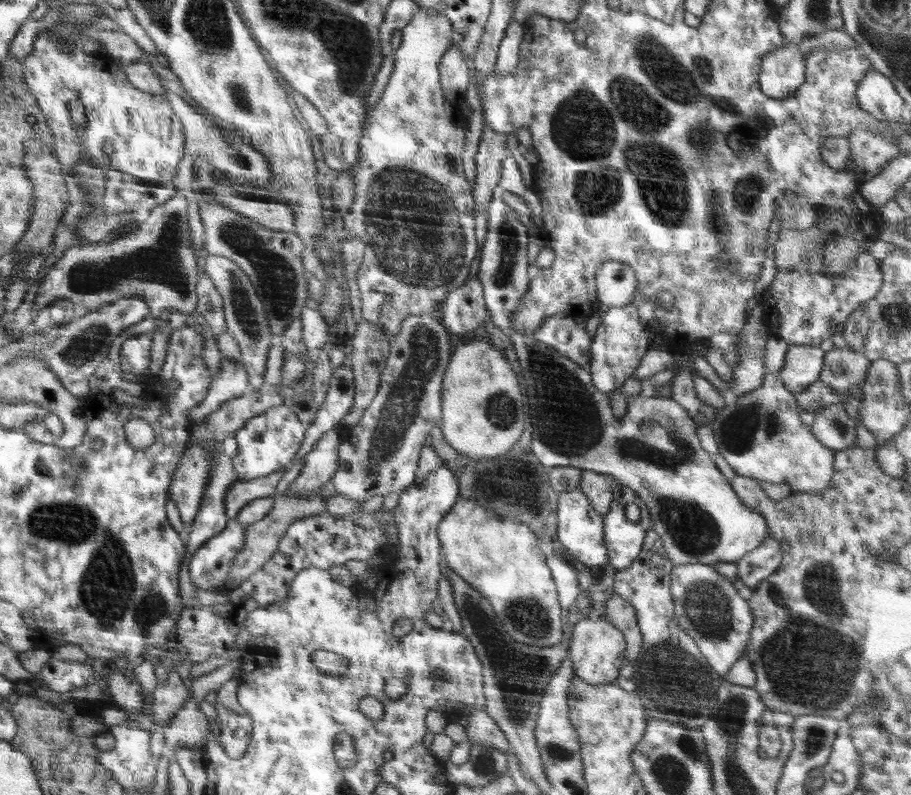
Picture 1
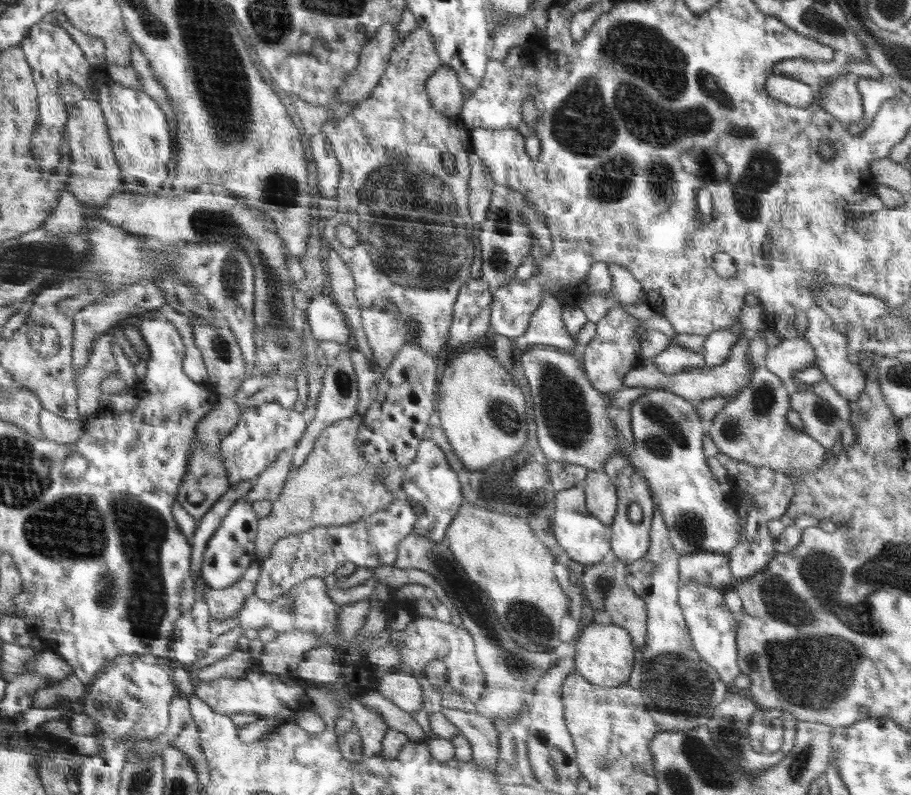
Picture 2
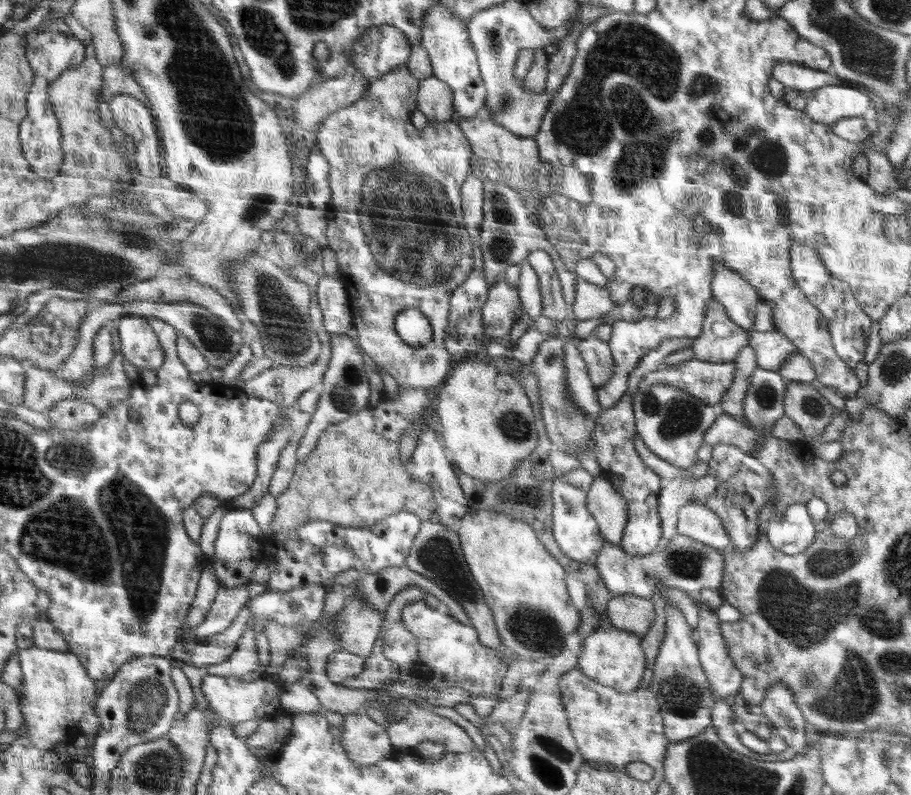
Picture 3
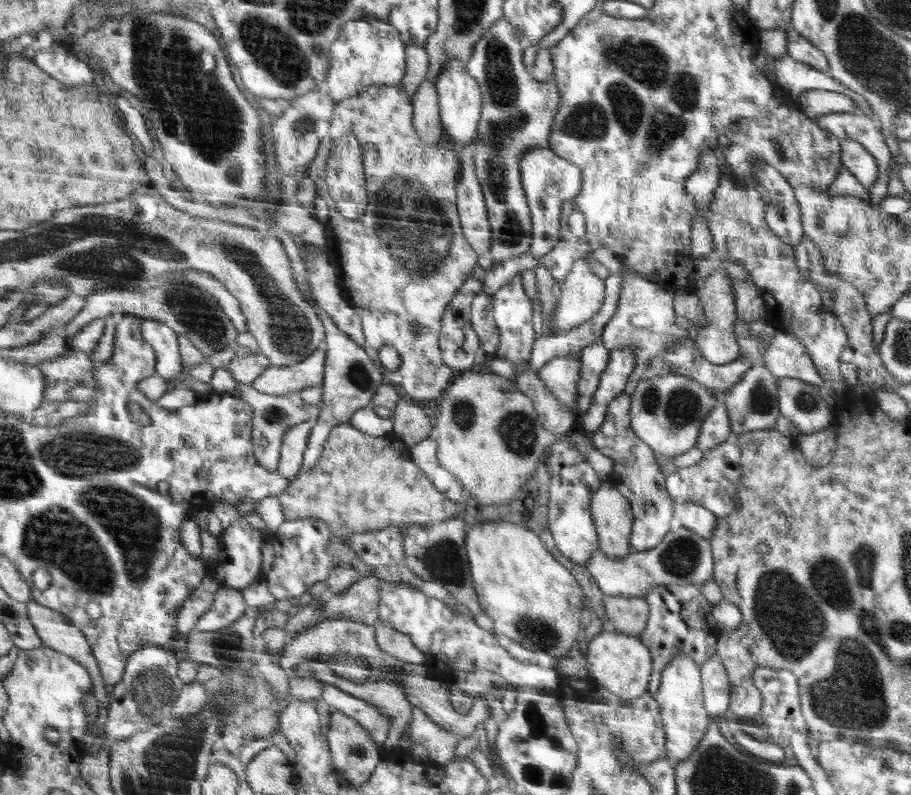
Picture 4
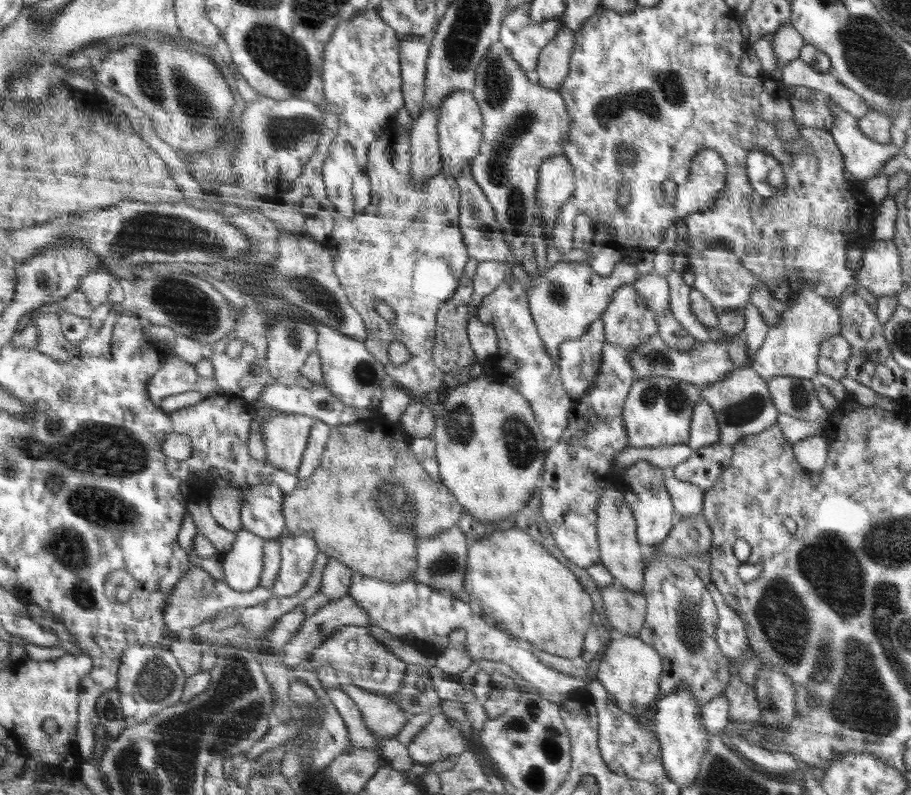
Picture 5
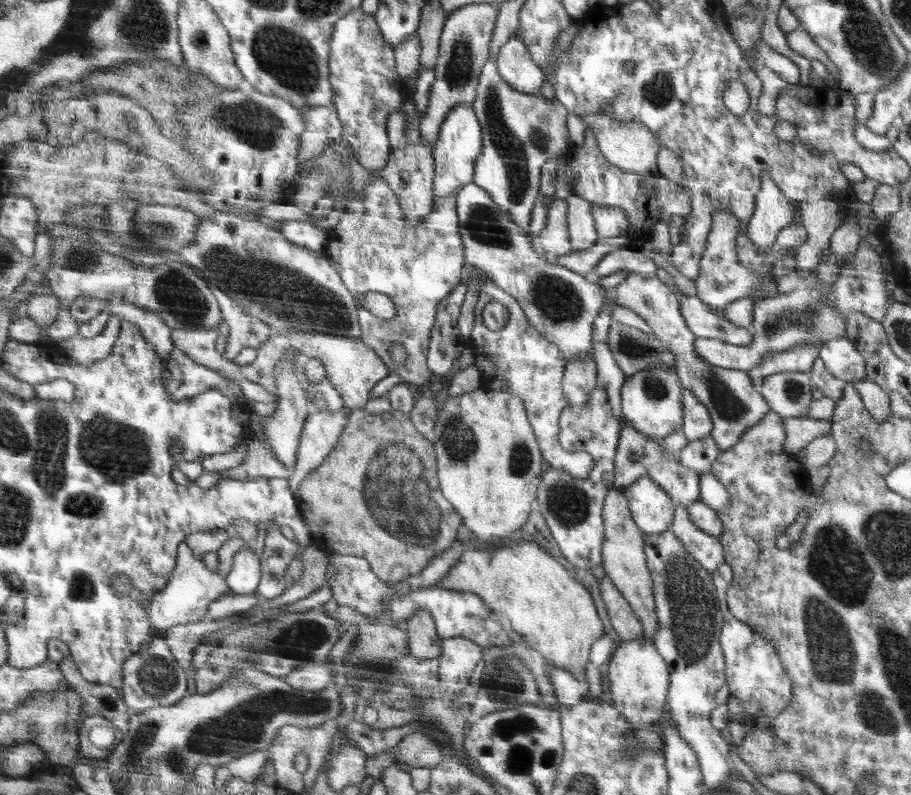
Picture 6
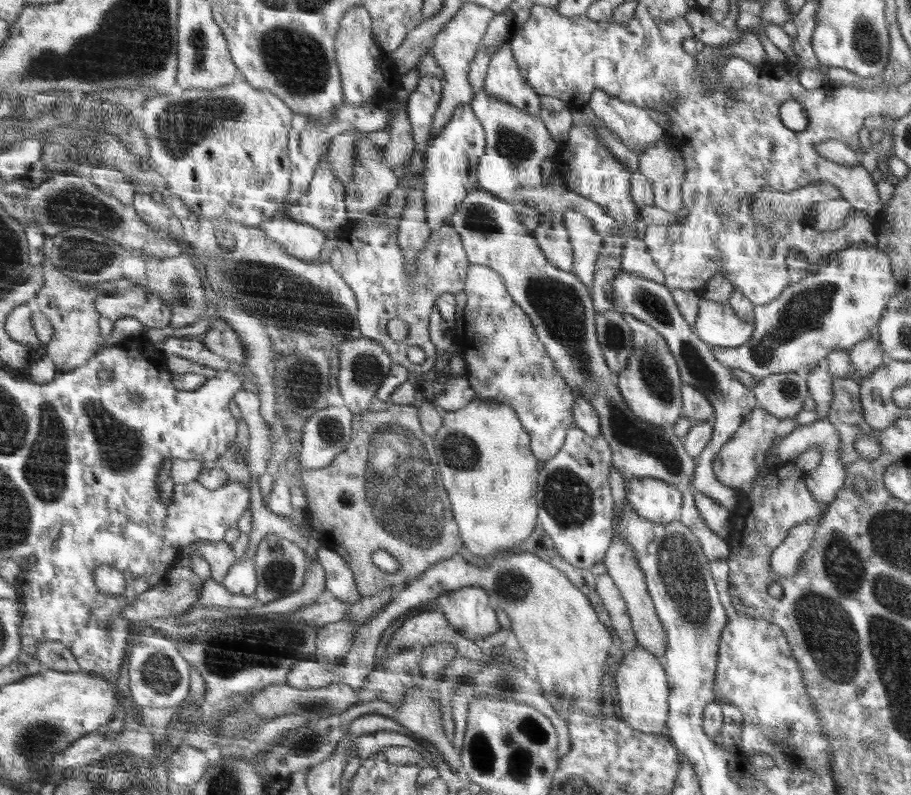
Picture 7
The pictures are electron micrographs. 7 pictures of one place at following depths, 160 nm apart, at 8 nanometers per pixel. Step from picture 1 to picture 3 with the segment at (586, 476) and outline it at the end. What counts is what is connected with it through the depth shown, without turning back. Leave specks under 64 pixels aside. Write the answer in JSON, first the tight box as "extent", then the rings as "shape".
{"extent":[587,477,628,543],"shape":[[[593,477],[587,494],[587,510],[598,523],[606,543],[621,543],[628,520],[626,501],[606,477]]]}

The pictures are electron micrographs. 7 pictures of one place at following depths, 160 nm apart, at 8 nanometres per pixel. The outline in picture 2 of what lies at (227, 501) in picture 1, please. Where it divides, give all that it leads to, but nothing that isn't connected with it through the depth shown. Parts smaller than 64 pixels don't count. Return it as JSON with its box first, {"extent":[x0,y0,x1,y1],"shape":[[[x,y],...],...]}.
{"extent":[242,448,293,503],"shape":[[[293,448],[281,451],[277,459],[257,476],[254,486],[242,500],[253,503],[258,500],[276,500],[293,466]]]}

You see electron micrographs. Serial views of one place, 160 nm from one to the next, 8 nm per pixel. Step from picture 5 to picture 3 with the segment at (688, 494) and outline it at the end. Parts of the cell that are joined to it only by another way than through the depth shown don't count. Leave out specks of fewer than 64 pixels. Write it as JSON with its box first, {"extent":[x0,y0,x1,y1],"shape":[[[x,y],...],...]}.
{"extent":[676,501,731,551],"shape":[[[688,501],[688,504],[680,508],[676,533],[689,536],[719,551],[731,544],[721,518],[710,508],[698,504],[698,501]]]}

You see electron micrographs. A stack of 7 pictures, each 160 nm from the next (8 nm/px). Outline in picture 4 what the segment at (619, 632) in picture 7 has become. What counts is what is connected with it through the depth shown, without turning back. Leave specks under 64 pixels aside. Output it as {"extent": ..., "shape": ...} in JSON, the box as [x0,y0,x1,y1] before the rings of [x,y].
{"extent":[605,595,649,637],"shape":[[[605,595],[605,615],[618,632],[638,637],[649,619],[649,606],[644,598]]]}

